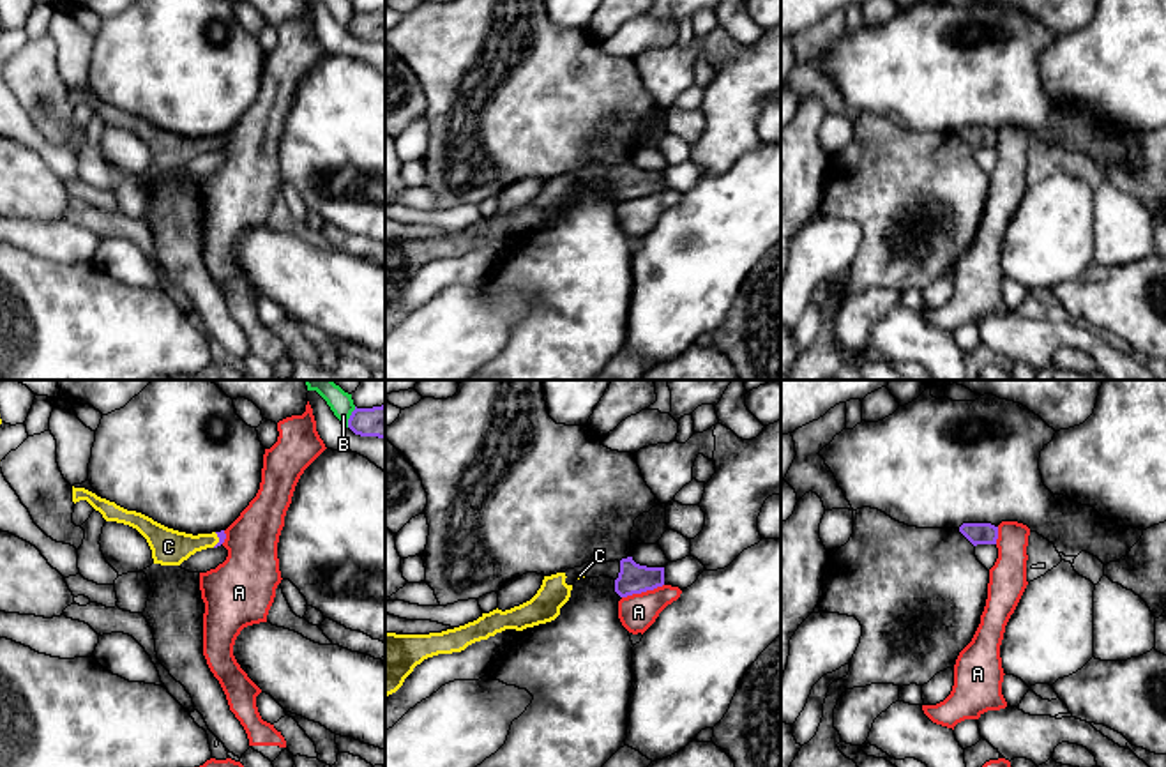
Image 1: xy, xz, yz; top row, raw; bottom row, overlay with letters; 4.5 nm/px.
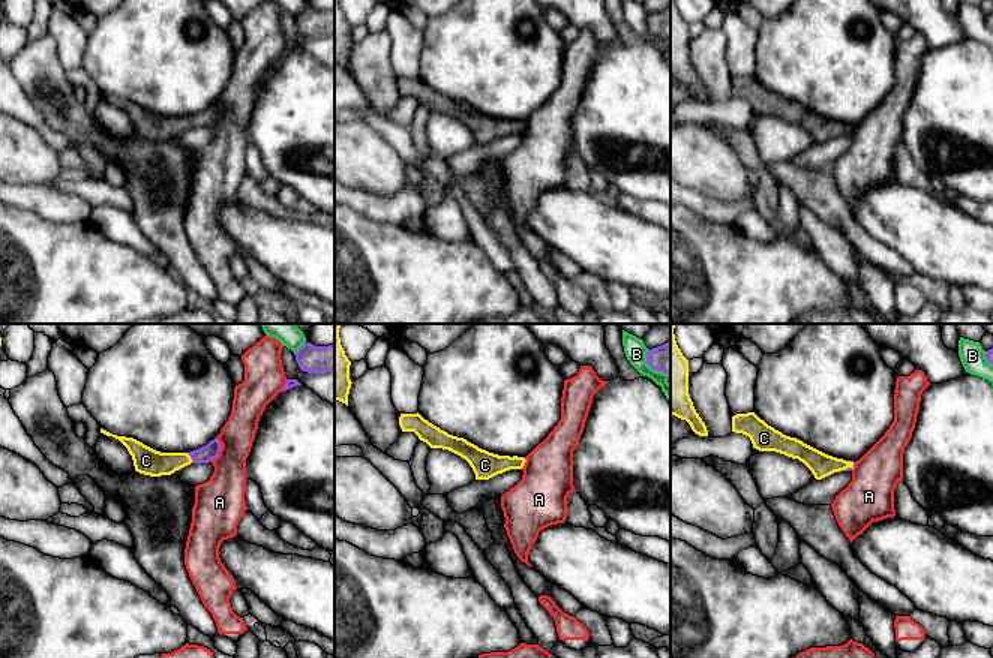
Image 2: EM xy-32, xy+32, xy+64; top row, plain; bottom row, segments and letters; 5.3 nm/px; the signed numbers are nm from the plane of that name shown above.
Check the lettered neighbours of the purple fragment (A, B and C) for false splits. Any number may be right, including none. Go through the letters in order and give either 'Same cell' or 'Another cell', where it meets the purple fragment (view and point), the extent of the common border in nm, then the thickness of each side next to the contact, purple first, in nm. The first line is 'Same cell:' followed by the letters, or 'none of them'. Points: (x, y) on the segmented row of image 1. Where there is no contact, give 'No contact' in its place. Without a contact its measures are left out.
Same cell: C
A: Another cell. Touches purple at xz (642, 591). Shared border 200 nm. Thickness 140 nm (purple) against 170 nm
B: Another cell. Touches purple at xy (350, 417). Shared border 100 nm. Thickness 150 nm (purple) against 110 nm
C: Same cell. Touches purple at xy (219, 539). Shared border 70 nm. Thickness 40 nm (purple) against 160 nm

